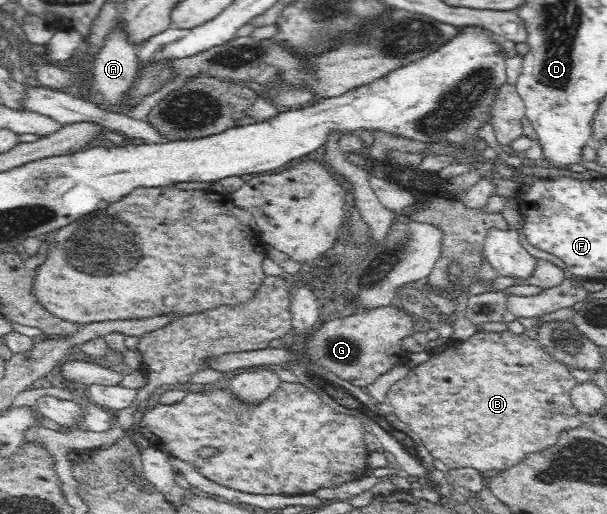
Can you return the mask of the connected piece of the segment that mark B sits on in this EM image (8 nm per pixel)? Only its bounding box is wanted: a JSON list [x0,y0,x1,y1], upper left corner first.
[386,329,585,473]

